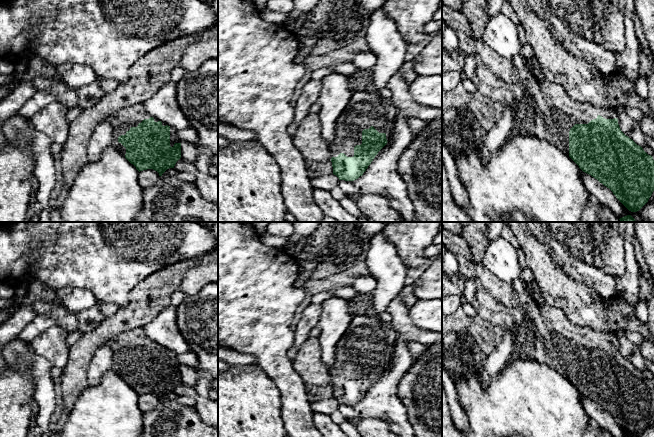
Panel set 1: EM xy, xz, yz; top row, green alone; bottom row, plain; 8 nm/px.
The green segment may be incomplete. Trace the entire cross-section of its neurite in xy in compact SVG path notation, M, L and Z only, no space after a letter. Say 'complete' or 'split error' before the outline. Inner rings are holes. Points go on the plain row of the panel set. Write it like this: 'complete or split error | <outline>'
split error | M142 327L114 336L107 345L113 353L111 370L139 396L153 393L162 400L181 382L177 354L151 341Z

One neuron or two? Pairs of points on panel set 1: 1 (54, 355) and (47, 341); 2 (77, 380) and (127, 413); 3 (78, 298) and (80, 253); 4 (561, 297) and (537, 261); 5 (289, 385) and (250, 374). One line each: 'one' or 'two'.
1: one
2: two
3: two
4: one
5: two

